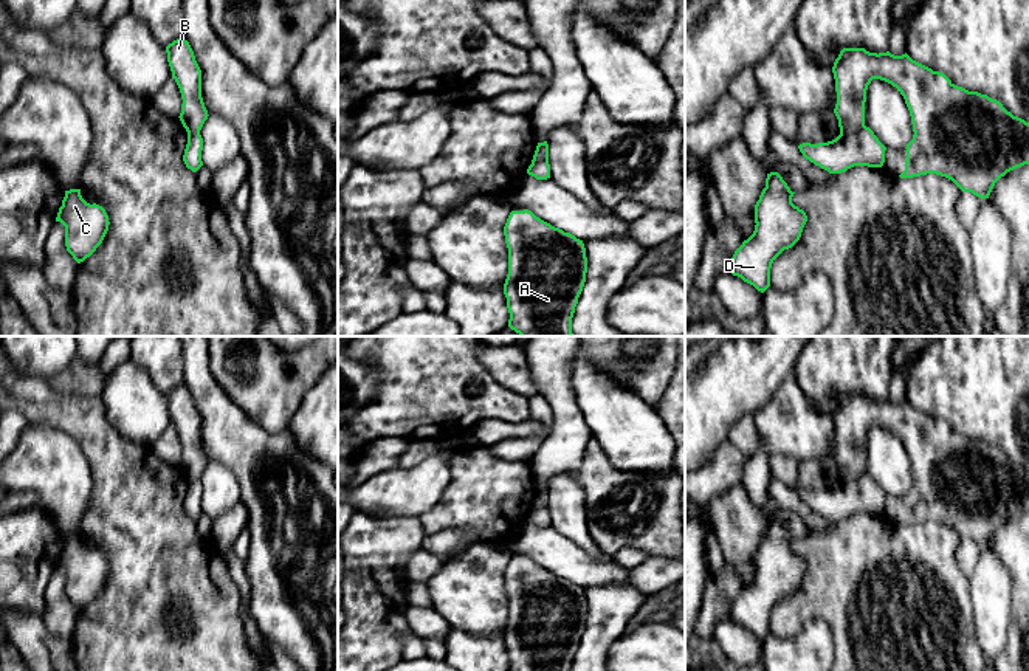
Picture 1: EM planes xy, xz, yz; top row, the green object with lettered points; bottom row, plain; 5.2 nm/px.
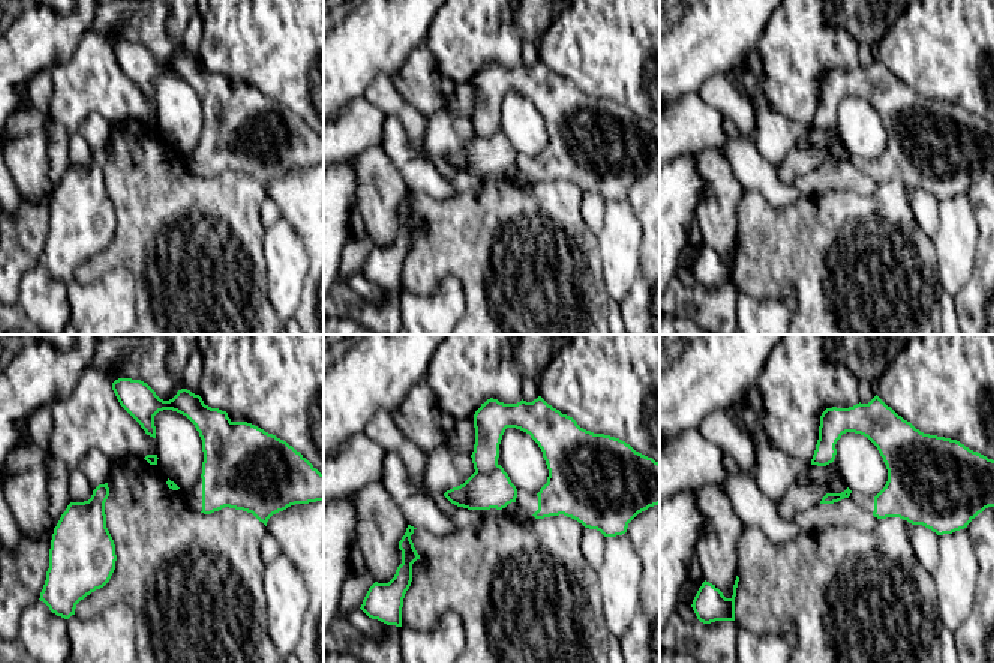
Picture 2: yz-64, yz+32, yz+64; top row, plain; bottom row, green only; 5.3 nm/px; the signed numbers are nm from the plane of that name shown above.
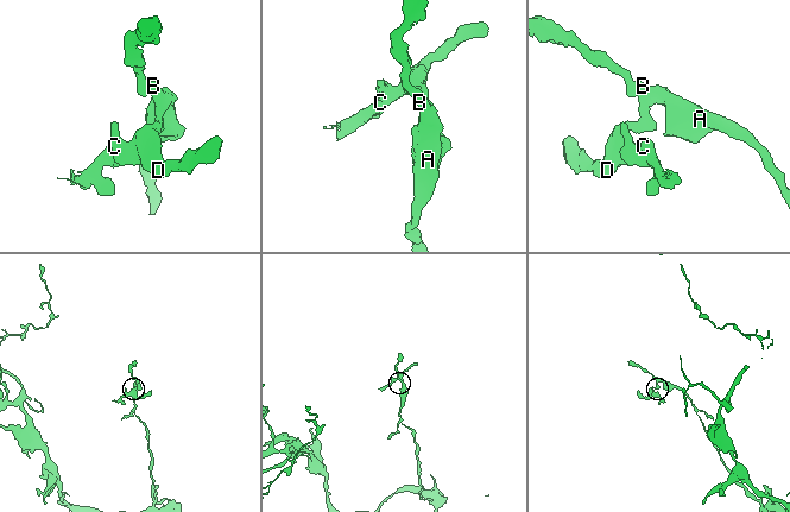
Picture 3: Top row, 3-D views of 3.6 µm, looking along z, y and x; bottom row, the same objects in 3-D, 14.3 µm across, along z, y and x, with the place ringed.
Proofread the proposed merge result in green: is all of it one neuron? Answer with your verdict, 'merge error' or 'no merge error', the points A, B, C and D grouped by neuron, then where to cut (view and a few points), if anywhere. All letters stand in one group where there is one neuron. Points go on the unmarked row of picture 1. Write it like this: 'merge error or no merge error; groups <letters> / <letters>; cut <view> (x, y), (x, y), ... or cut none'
merge error; groups A B / C D; cut yz (863, 471), (853, 481), (840, 481)

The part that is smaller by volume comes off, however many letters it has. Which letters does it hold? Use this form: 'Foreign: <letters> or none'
Foreign: C, D

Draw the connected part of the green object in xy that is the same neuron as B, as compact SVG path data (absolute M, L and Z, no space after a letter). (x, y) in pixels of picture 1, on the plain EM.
M180 384L166 394L166 400L183 446L178 465L188 482L200 480L209 462L201 445L201 417L194 398L189 389Z

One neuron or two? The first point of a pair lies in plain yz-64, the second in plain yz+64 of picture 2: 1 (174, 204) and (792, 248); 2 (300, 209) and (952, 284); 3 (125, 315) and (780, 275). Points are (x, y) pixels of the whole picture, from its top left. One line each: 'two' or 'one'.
1: one
2: two
3: two

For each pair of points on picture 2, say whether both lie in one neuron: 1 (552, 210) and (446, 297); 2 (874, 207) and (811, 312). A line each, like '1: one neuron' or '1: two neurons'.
1: two neurons
2: one neuron

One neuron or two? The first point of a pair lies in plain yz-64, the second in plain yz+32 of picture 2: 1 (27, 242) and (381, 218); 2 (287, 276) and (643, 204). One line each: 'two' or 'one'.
1: two
2: two

